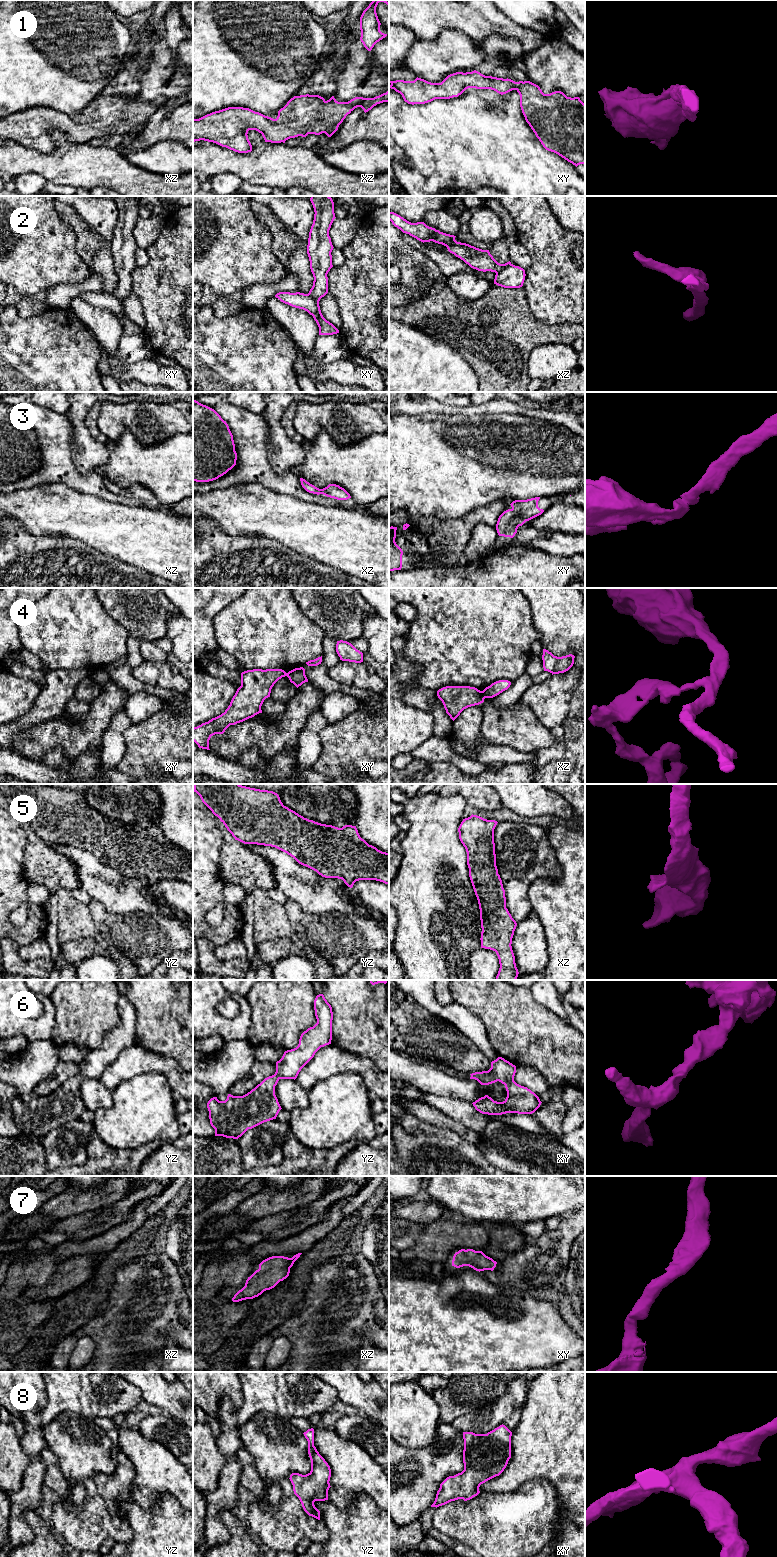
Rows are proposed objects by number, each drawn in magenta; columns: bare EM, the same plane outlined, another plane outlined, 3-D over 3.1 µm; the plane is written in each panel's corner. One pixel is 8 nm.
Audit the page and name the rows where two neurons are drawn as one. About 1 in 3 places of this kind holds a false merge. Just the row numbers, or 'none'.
2, 4

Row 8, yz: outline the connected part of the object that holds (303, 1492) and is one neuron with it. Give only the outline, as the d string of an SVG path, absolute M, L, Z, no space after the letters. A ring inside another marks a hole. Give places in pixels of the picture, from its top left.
M308 1429L303 1434L308 1441L311 1471L306 1475L292 1473L289 1479L304 1511L309 1516L320 1520L320 1511L315 1507L314 1502L328 1500L331 1469L314 1446L314 1429Z

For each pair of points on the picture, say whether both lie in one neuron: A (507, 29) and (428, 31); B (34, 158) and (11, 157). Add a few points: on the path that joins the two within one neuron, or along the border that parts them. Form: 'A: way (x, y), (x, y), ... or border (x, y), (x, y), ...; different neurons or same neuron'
A: way (487, 21), (448, 21); same neuron
B: way (28, 158), (17, 157); same neuron

